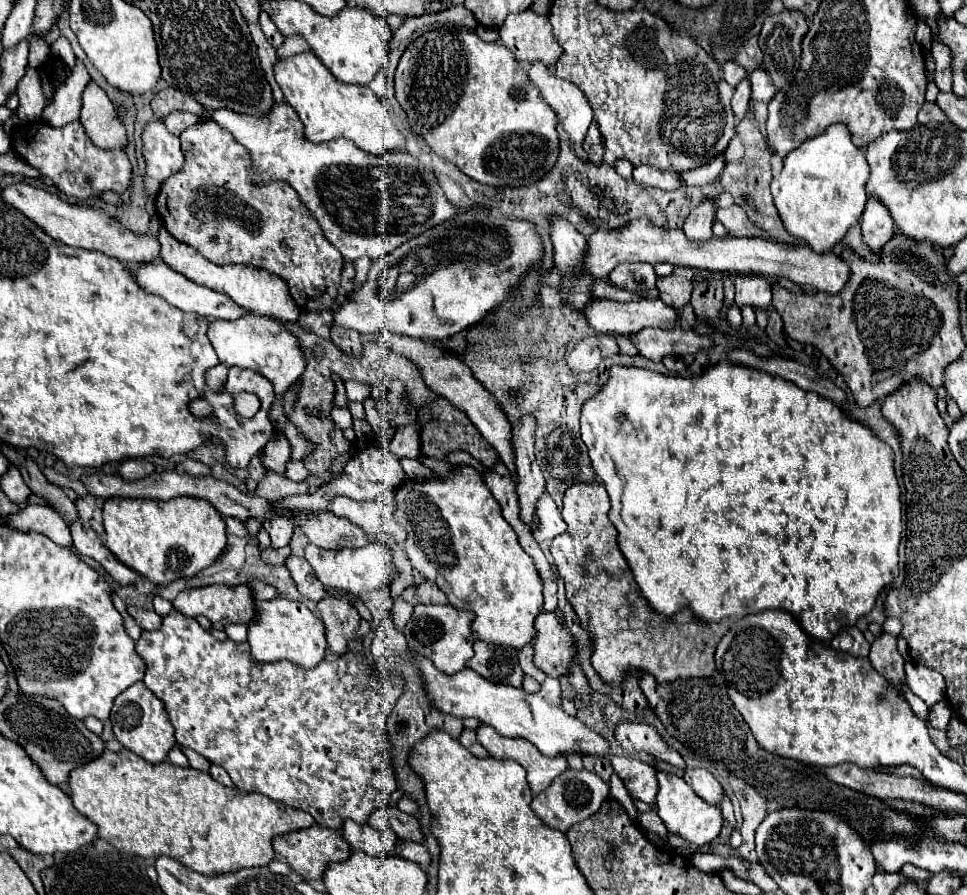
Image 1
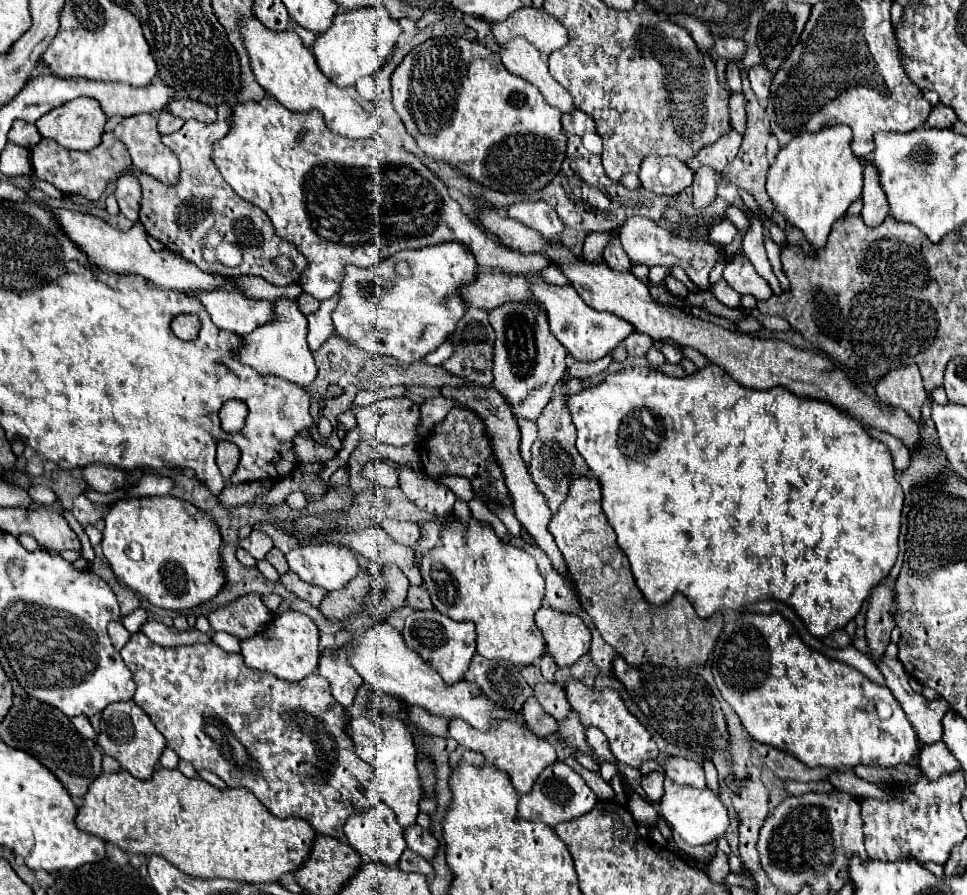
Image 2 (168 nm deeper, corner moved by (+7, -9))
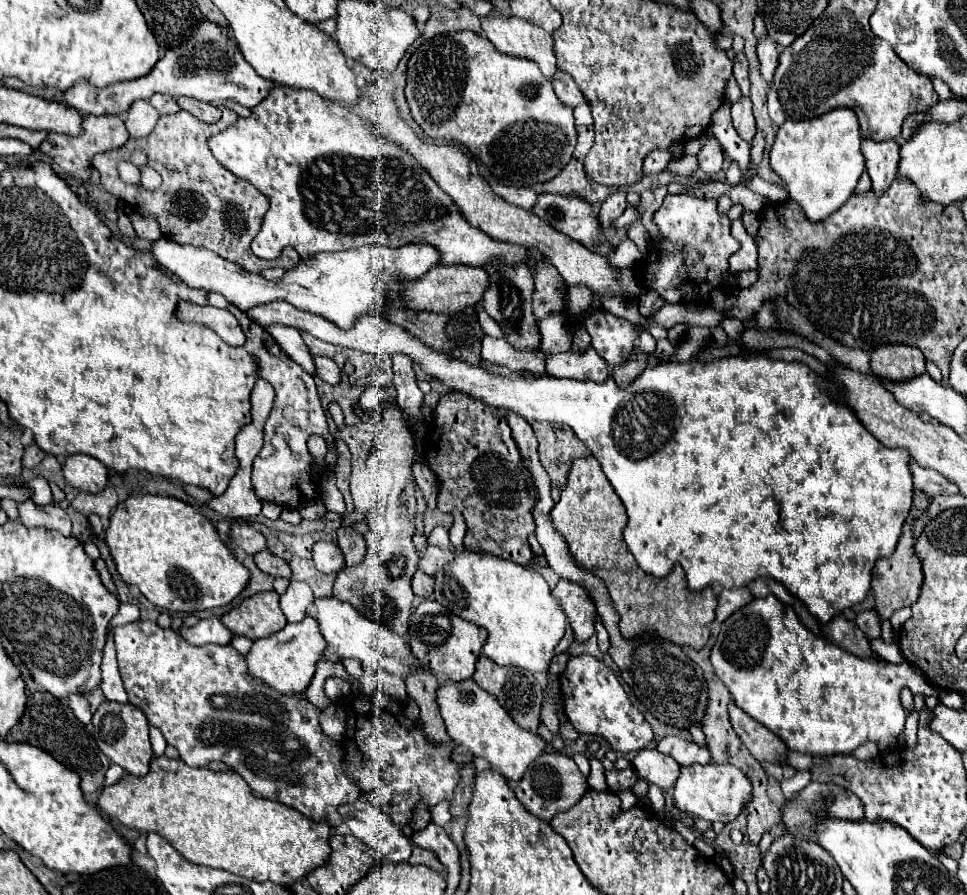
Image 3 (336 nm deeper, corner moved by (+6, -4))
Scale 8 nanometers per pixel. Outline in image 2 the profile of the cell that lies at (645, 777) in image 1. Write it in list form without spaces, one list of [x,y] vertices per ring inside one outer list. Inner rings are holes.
[[[649,773],[649,775],[645,775],[641,779],[641,787],[645,791],[647,801],[657,803],[661,799],[661,795],[663,795],[663,779],[665,777],[661,773]]]

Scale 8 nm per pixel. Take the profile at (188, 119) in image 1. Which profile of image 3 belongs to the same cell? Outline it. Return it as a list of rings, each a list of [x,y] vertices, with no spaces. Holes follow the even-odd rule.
[[[152,94],[152,98],[148,100],[160,114],[176,114],[180,110],[180,106],[176,104],[174,98],[168,98],[168,94]]]

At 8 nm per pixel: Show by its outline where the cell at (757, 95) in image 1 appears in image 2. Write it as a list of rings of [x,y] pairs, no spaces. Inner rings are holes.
[[[755,65],[749,71],[749,81],[751,81],[751,89],[755,91],[757,99],[761,105],[765,105],[767,97],[769,97],[769,85],[771,85],[771,73],[763,67],[763,65]]]

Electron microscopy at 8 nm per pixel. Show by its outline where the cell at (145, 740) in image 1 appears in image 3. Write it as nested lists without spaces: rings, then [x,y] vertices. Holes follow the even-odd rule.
[[[102,702],[92,716],[94,724],[94,740],[98,748],[118,766],[122,766],[132,776],[144,776],[148,772],[148,764],[154,756],[150,740],[148,740],[148,720],[138,710],[138,706],[118,704],[118,702]]]

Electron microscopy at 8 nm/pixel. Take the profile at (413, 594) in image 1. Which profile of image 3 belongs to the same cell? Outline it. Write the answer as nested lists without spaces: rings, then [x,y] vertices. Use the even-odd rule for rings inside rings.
[[[418,570],[414,574],[414,578],[412,578],[412,590],[414,590],[416,596],[428,598],[432,594],[432,590],[434,590],[434,580],[428,574],[424,574],[422,570]]]

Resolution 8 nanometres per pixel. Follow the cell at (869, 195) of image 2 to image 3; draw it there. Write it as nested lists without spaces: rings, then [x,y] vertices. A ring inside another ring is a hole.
[[[862,138],[862,152],[866,156],[866,168],[872,178],[872,188],[876,194],[886,192],[890,182],[896,178],[896,166],[900,162],[900,142],[884,140],[872,142],[870,138]]]

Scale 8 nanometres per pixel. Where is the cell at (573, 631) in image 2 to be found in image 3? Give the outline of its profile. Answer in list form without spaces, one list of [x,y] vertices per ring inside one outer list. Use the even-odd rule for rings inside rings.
[[[560,578],[556,588],[552,590],[552,596],[560,600],[560,604],[570,620],[570,626],[576,634],[576,640],[580,640],[580,642],[588,640],[596,632],[594,624],[598,618],[596,606],[594,606],[592,598],[588,598],[588,592],[582,586],[576,586],[576,582],[568,582],[568,580]]]

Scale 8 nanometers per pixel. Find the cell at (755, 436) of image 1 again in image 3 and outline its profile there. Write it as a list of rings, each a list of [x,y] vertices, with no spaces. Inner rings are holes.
[[[276,300],[276,302],[264,304],[264,306],[256,306],[256,308],[248,310],[248,316],[254,322],[260,322],[262,328],[268,328],[270,324],[276,322],[276,324],[298,328],[298,330],[306,330],[306,332],[310,332],[312,336],[316,336],[324,342],[344,346],[344,348],[354,348],[354,350],[368,352],[368,354],[388,354],[388,356],[406,354],[428,376],[432,376],[432,378],[440,380],[442,384],[450,386],[452,390],[464,392],[464,394],[468,394],[468,396],[472,396],[472,398],[476,398],[476,400],[480,400],[488,406],[510,410],[510,412],[514,412],[514,414],[518,414],[526,420],[550,422],[550,416],[554,416],[554,420],[566,422],[576,432],[576,436],[590,448],[590,452],[596,456],[596,460],[602,466],[602,472],[606,474],[606,478],[614,486],[616,494],[620,496],[622,504],[626,506],[628,524],[624,528],[624,540],[628,544],[628,550],[636,558],[638,566],[644,572],[648,572],[656,578],[664,578],[672,570],[674,564],[680,564],[686,572],[688,586],[692,590],[702,590],[716,580],[722,588],[740,588],[740,586],[746,586],[754,578],[768,576],[768,578],[774,578],[774,580],[782,582],[794,596],[798,596],[808,606],[808,610],[816,618],[820,618],[822,622],[830,622],[832,616],[840,614],[844,608],[860,604],[866,598],[866,594],[870,590],[872,570],[874,570],[876,560],[880,556],[892,554],[892,550],[896,548],[896,542],[902,534],[904,518],[908,516],[908,512],[912,508],[914,484],[912,484],[908,450],[882,446],[882,442],[878,442],[866,430],[866,426],[856,418],[852,408],[844,402],[842,394],[838,394],[838,390],[830,382],[826,382],[822,376],[814,374],[804,362],[772,360],[772,358],[766,358],[766,356],[752,356],[752,358],[730,356],[730,358],[720,358],[720,360],[712,360],[712,362],[666,362],[666,364],[646,368],[640,378],[636,378],[628,388],[622,390],[622,388],[616,386],[616,382],[612,378],[608,378],[606,382],[592,382],[592,380],[570,380],[570,378],[552,378],[552,376],[542,376],[542,378],[532,378],[532,380],[494,376],[494,374],[488,374],[480,366],[472,366],[464,360],[452,358],[450,354],[432,350],[420,338],[416,338],[408,330],[404,330],[402,326],[396,326],[396,324],[392,324],[392,322],[380,318],[380,316],[364,314],[362,318],[356,318],[356,322],[352,324],[352,330],[340,330],[334,322],[328,322],[326,318],[320,318],[312,312],[298,310],[284,300]]]

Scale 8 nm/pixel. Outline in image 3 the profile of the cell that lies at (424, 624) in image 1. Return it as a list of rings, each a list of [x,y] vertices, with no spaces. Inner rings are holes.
[[[424,600],[410,616],[410,650],[420,660],[422,666],[428,666],[438,678],[446,680],[466,680],[474,674],[474,666],[482,654],[482,646],[488,638],[486,630],[466,622],[454,614],[448,614],[438,602]]]

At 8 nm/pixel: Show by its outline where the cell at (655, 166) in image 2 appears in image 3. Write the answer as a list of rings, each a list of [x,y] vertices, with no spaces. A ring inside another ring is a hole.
[[[684,154],[680,160],[674,160],[674,162],[668,164],[668,170],[676,172],[676,174],[682,174],[682,176],[694,174],[696,168],[698,168],[698,162],[696,162],[694,154]]]

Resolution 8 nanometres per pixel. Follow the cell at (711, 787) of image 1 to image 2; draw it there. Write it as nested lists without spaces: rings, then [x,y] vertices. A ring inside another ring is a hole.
[[[671,757],[665,765],[665,775],[679,785],[687,785],[687,787],[695,787],[695,789],[705,787],[703,767],[695,761],[683,759],[683,757]]]

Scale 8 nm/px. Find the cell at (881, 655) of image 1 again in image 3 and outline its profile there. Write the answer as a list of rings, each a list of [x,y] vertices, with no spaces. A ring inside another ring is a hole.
[[[914,492],[914,502],[912,502],[912,510],[904,522],[904,528],[902,528],[902,536],[896,544],[896,550],[892,556],[888,558],[880,558],[876,562],[876,570],[874,570],[874,580],[872,580],[872,590],[874,590],[874,596],[876,596],[876,610],[880,614],[882,620],[890,618],[894,610],[898,608],[904,608],[904,606],[912,606],[916,600],[918,600],[918,594],[920,594],[920,584],[922,584],[922,566],[920,566],[920,558],[916,558],[914,554],[914,538],[912,538],[912,528],[916,524],[916,520],[926,512],[930,504],[930,498],[924,494],[924,492]]]

